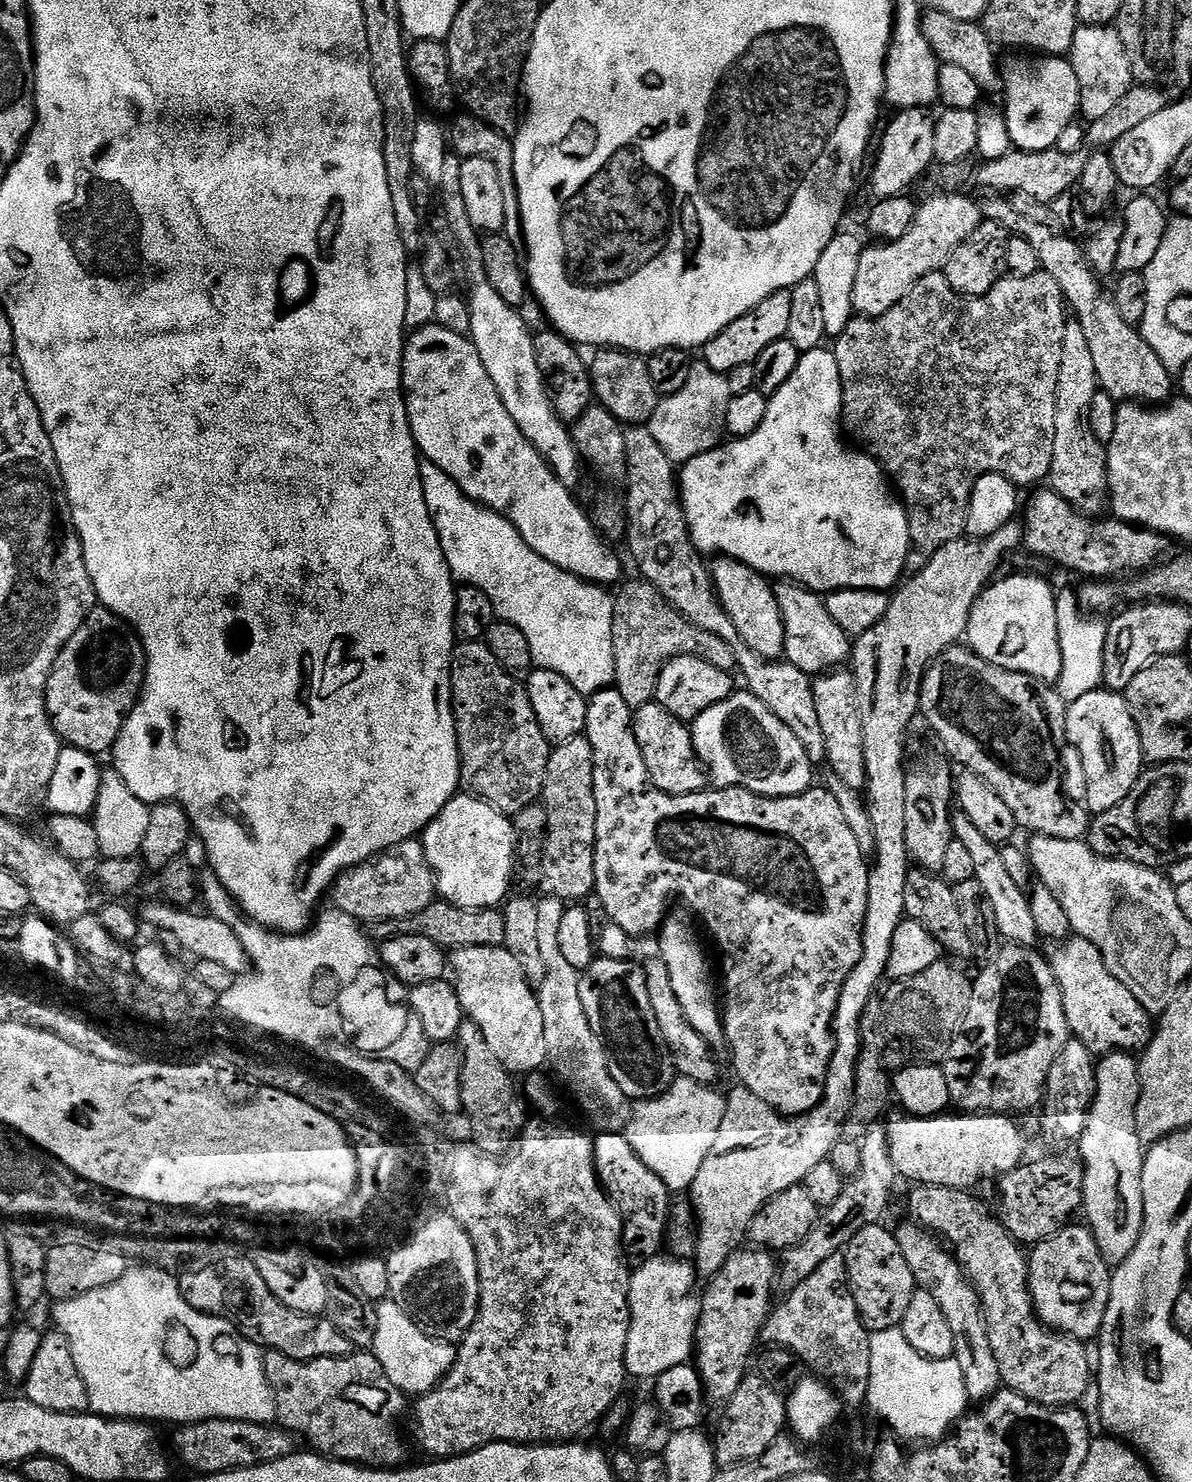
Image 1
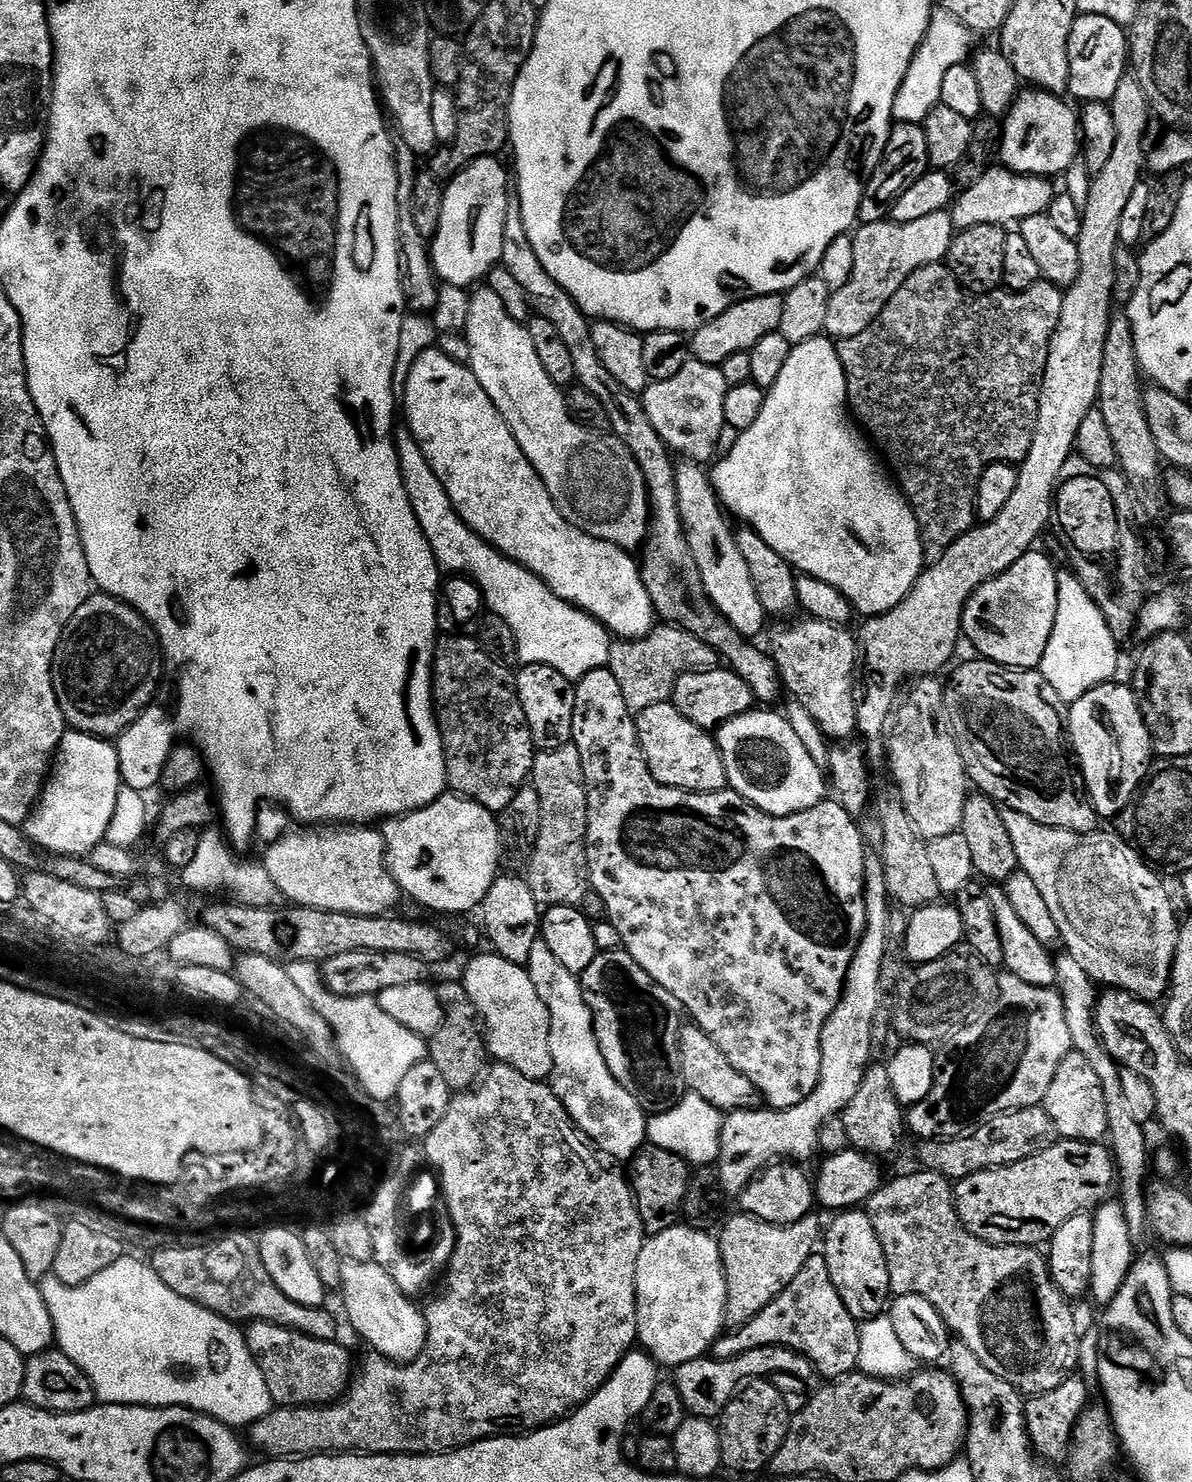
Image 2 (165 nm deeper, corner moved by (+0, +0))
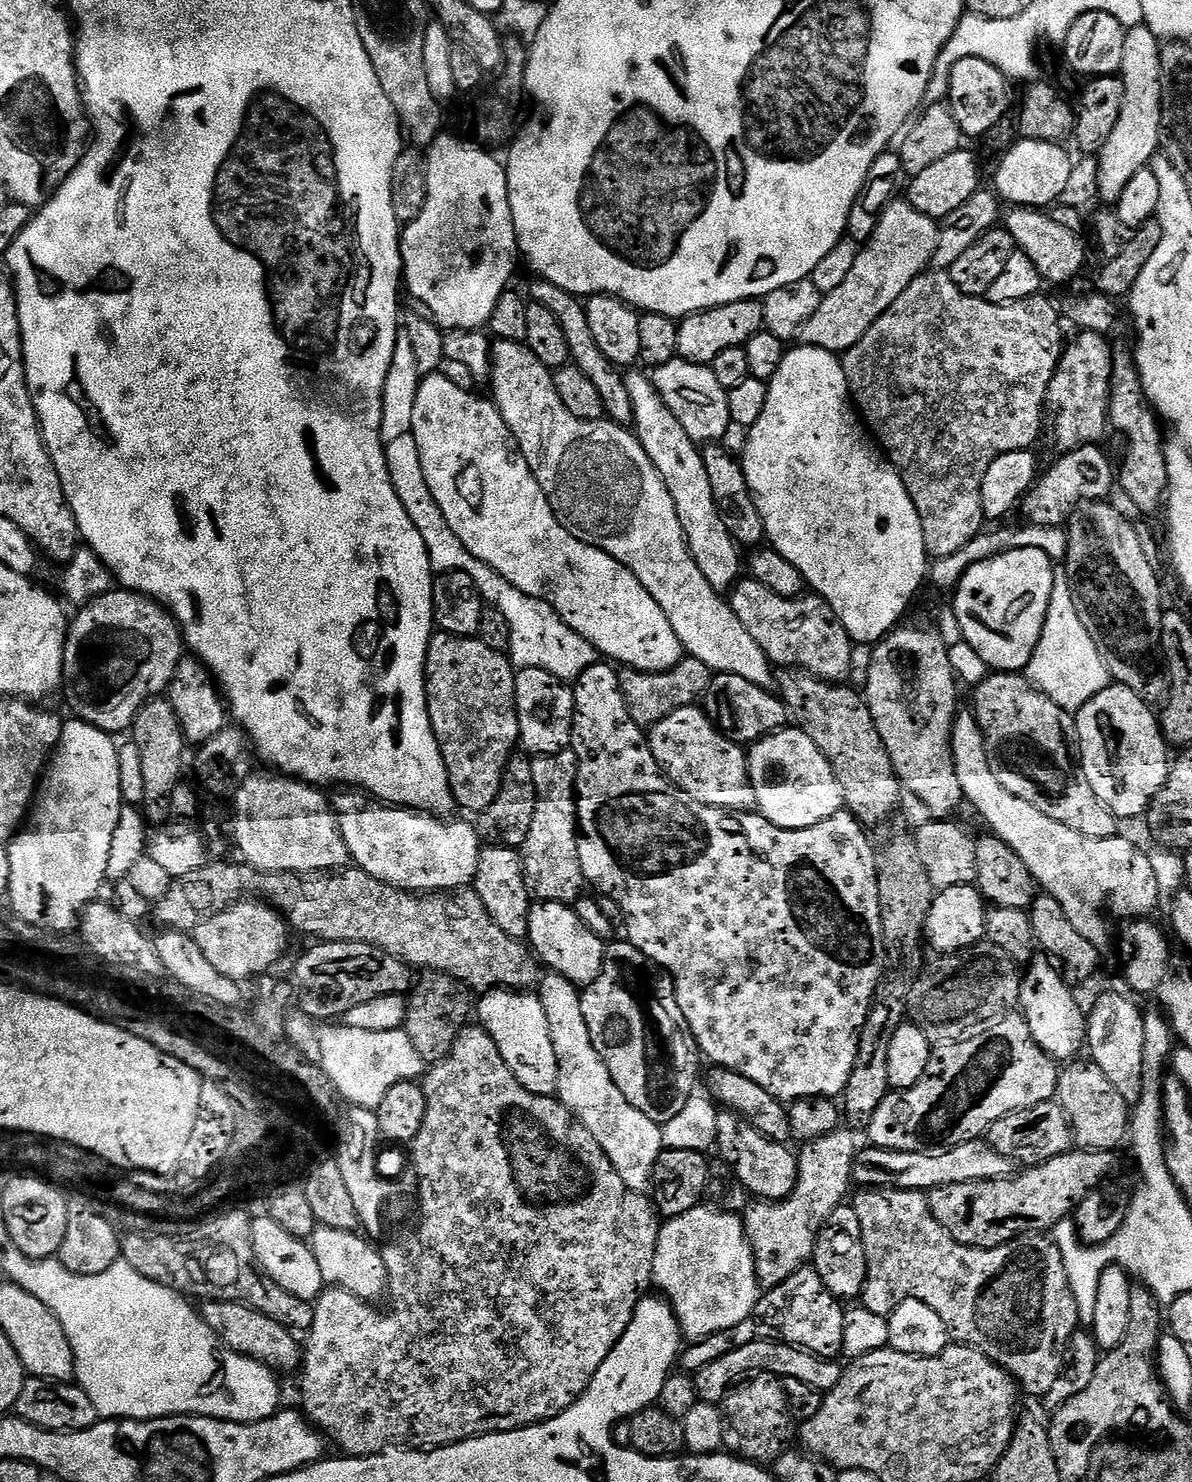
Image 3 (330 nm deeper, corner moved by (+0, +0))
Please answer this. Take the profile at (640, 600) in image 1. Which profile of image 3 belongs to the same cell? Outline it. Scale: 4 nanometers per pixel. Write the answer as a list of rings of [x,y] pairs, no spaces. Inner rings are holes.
[[[689,656],[681,659],[668,672],[646,672],[624,668],[619,673],[619,686],[630,718],[636,725],[643,728],[652,727],[666,714],[673,713],[676,709],[695,705],[709,688],[714,675],[712,669],[704,662]]]

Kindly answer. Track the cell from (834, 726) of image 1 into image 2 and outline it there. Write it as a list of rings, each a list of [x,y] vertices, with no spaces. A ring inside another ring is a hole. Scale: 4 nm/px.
[[[800,618],[793,628],[780,628],[772,636],[770,655],[776,666],[779,679],[788,687],[791,699],[810,710],[810,718],[818,722],[825,736],[832,742],[848,742],[856,731],[856,669],[858,667],[858,640],[848,633],[847,627],[822,622],[811,618]]]

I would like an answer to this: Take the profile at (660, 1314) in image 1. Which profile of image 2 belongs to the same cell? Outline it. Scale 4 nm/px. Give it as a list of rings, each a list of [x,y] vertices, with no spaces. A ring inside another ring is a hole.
[[[677,1226],[659,1232],[657,1236],[648,1236],[638,1256],[635,1294],[638,1340],[643,1351],[647,1352],[659,1367],[677,1368],[688,1361],[701,1359],[722,1334],[723,1328],[720,1327],[725,1327],[726,1324],[724,1319],[726,1282],[717,1237],[687,1226]]]

